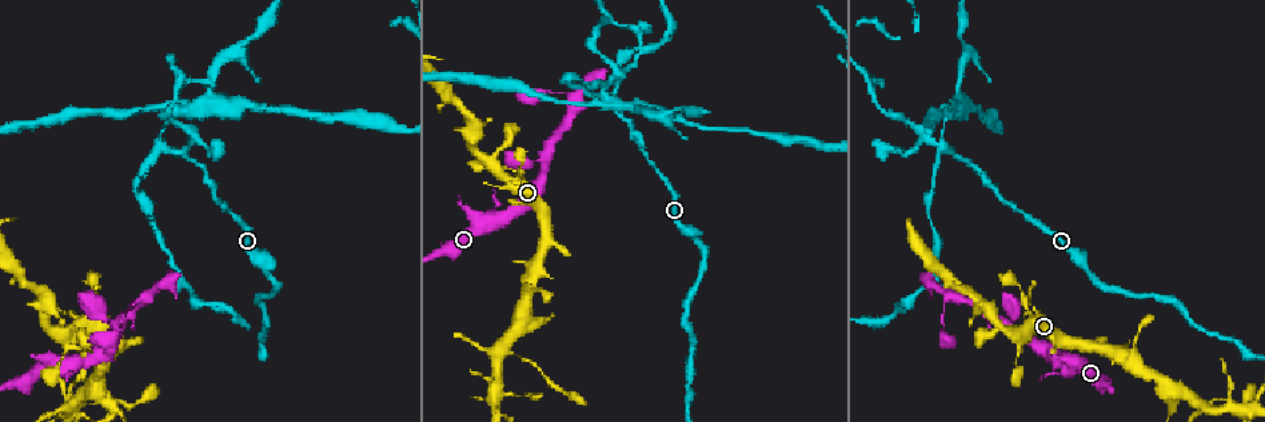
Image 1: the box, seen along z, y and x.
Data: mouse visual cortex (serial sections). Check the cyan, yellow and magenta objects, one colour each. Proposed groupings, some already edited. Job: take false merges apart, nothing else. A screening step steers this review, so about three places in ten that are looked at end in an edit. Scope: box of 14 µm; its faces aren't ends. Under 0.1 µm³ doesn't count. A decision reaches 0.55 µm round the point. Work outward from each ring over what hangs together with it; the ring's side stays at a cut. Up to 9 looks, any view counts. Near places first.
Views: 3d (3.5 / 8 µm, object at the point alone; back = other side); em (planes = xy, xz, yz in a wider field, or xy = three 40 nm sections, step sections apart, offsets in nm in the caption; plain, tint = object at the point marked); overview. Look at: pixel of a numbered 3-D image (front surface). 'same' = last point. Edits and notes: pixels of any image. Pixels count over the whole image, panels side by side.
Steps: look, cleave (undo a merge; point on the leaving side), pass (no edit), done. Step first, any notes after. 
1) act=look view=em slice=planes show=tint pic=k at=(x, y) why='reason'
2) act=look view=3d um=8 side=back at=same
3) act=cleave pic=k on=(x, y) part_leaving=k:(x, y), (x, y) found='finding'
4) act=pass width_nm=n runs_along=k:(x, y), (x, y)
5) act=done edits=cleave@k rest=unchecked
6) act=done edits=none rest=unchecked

act=look view=3d um=3.5 side=back pic=1 at=(165, 148) why='a fork'

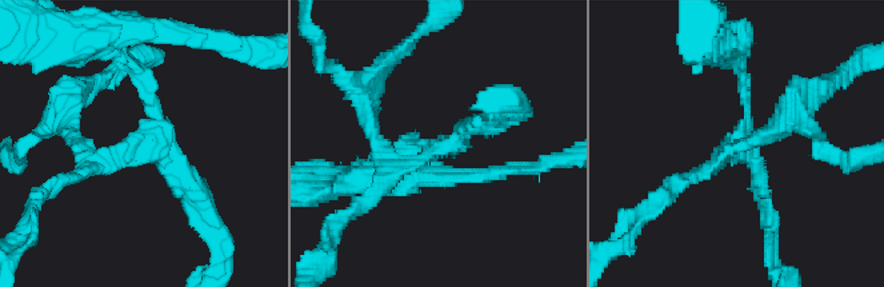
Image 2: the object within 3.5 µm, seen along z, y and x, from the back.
act=cleave pic=2 on=(479, 122) part_leaving=2:(155, 115), (110, 46), (72, 38) found='a second cell is stuck on'

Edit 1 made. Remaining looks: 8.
act=look view=overview

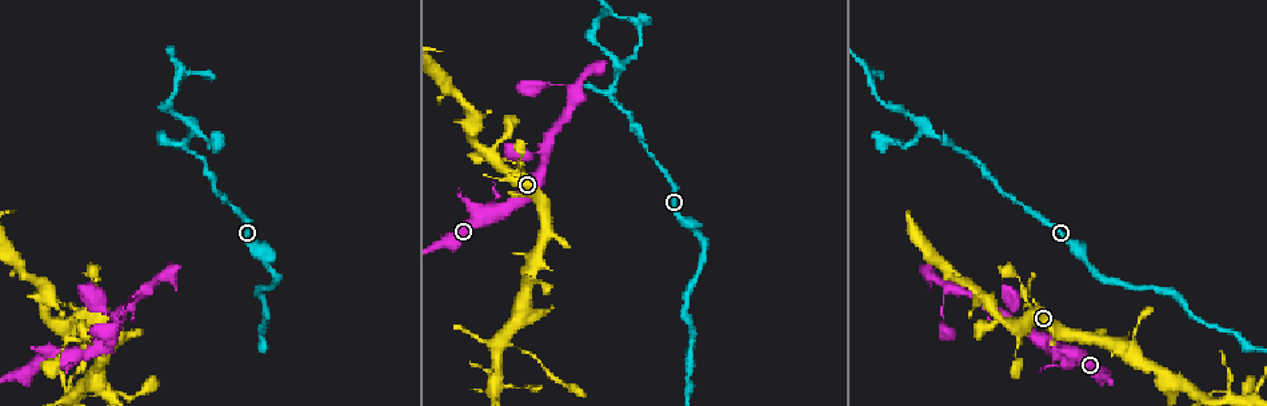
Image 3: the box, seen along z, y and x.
act=look view=3d um=3.5 pic=3 at=(541, 155) why='two arms in line, one across'

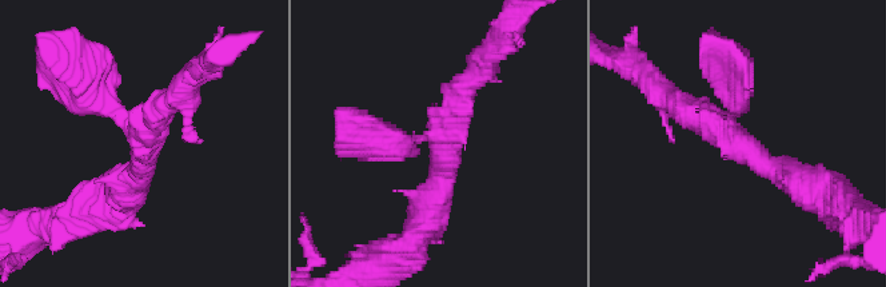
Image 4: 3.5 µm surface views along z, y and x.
act=look view=em slice=xy step=3 show=tint pic=4 at=(730, 139) arms=3 arm_widths_nm=250,300,350

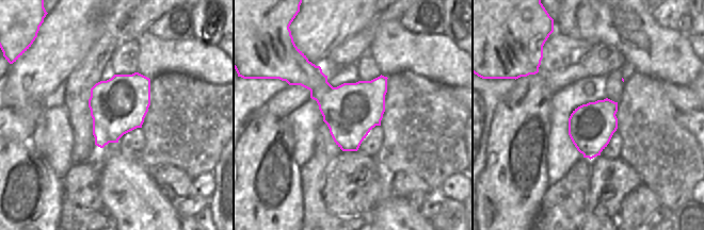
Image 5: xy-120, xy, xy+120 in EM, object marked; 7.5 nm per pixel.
act=pass runs_along=4:(803, 184), (667, 99) found='continuous, no second cell'

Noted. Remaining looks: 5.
act=look view=3d um=3.5 pic=3 at=(948, 291) why='three arms meet'

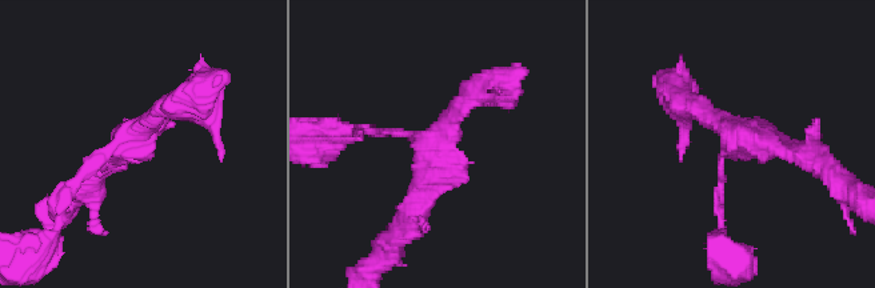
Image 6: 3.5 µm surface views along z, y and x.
act=look view=em slice=xy step=1 show=tint pic=6 at=(741, 141) arms=3 arm_widths_nm=100,250,250

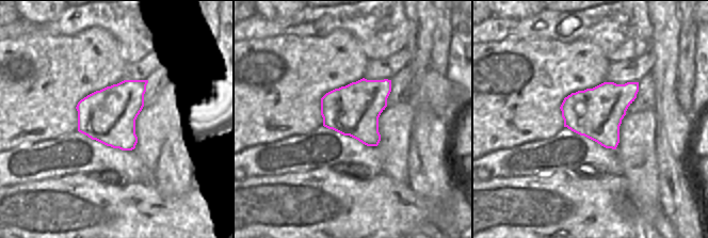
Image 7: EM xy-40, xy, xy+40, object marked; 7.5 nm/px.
act=look view=em slice=xy step=5 show=tint at=same why='cut it another way'

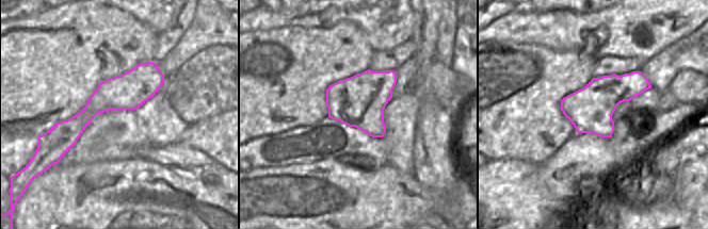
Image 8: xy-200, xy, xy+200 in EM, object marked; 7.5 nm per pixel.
act=pass runs_along=8:(155, 65), (62, 142) found='continuous, no second cell'

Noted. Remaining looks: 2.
act=done edits=cleave@2 rest=unchecked

